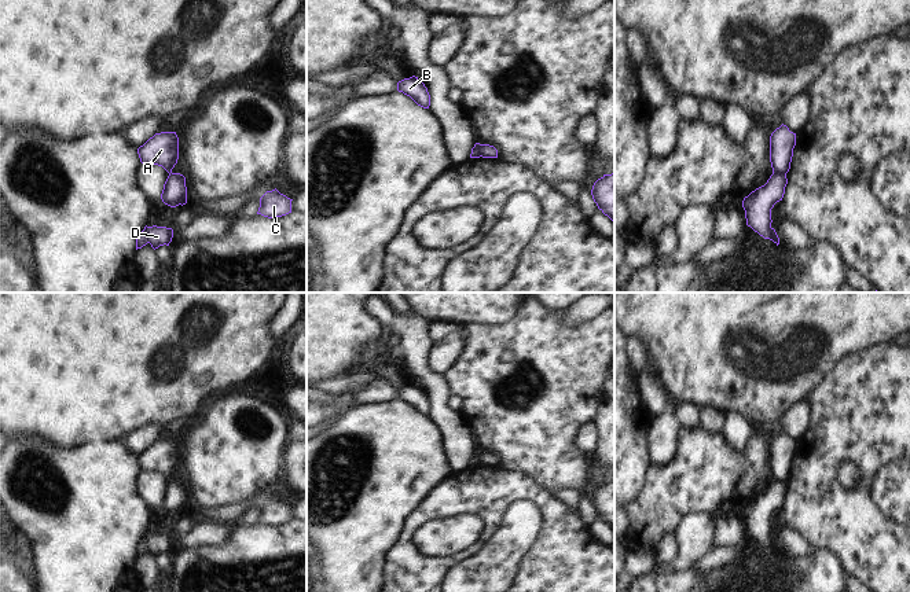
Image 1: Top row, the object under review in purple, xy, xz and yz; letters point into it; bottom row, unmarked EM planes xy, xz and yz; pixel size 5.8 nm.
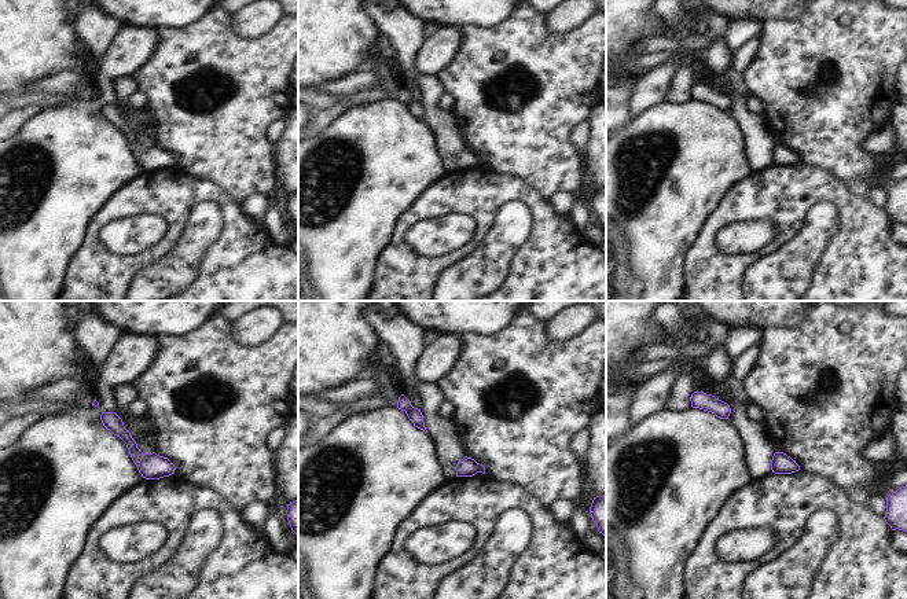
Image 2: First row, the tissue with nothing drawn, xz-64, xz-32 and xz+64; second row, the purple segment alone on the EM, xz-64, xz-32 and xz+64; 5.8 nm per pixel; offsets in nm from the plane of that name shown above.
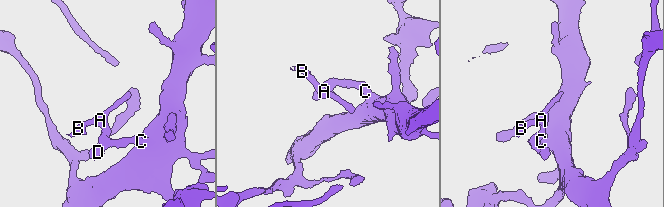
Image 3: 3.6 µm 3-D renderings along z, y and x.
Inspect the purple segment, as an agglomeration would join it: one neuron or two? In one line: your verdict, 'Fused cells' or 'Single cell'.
Fused cells

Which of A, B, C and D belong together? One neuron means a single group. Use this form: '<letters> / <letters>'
A B / C D

